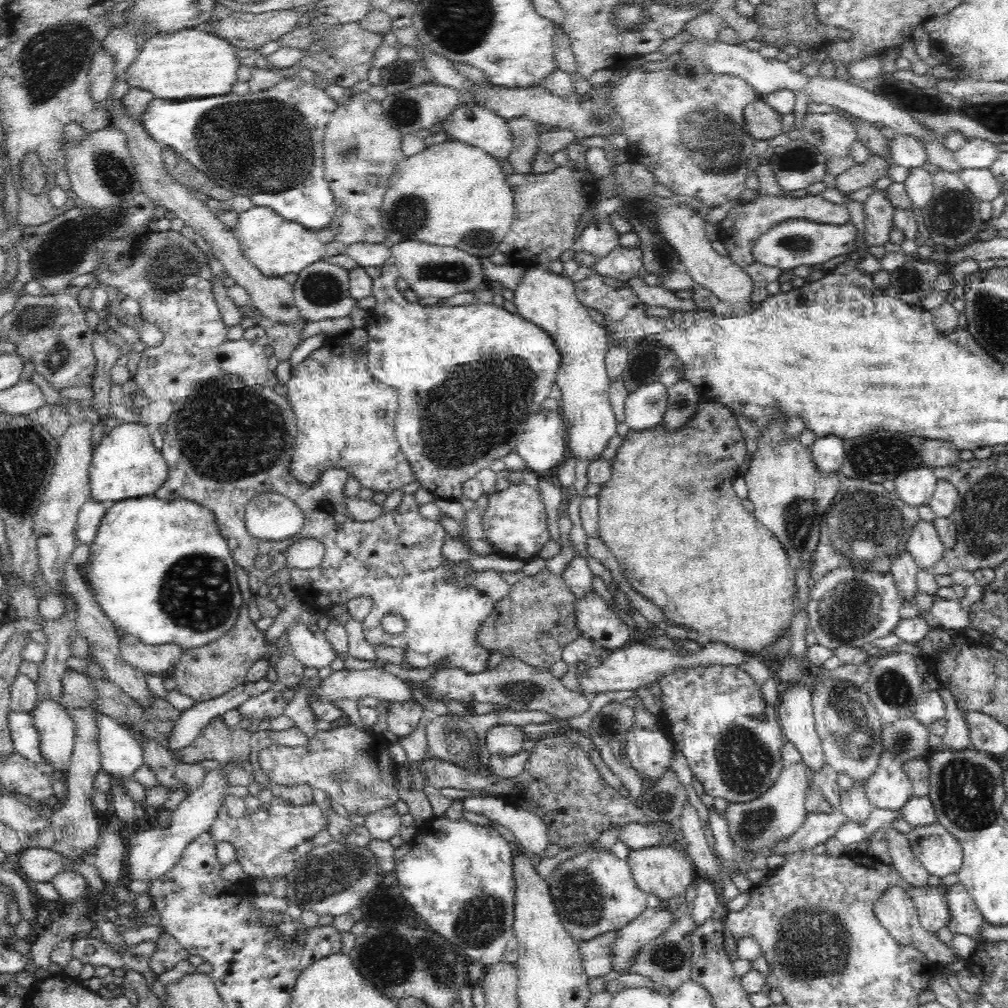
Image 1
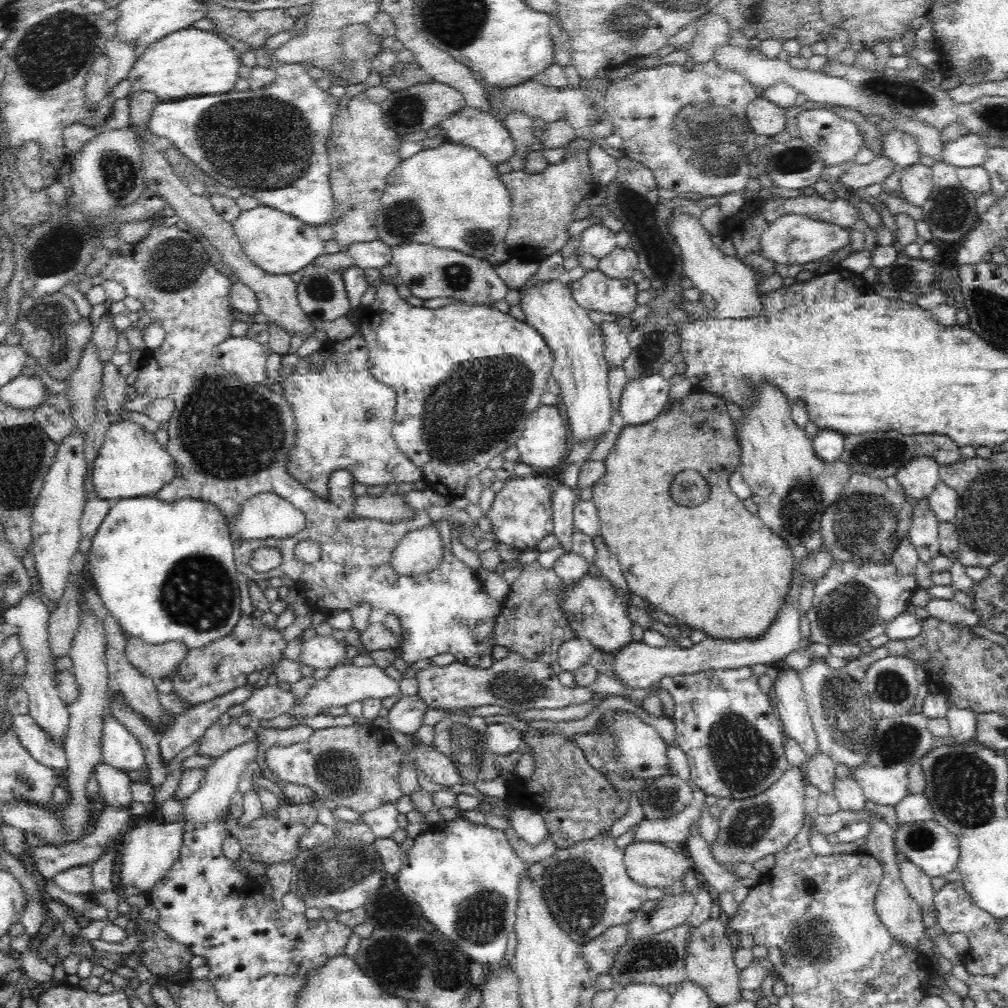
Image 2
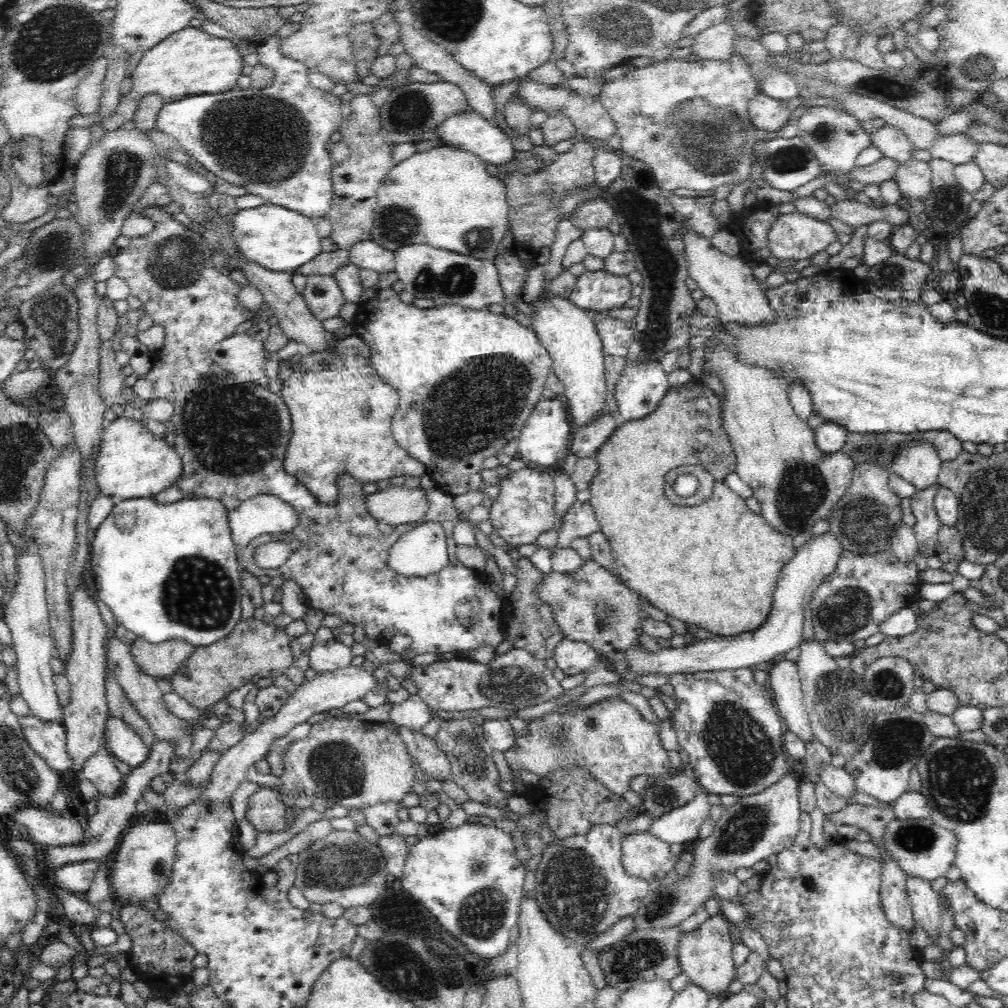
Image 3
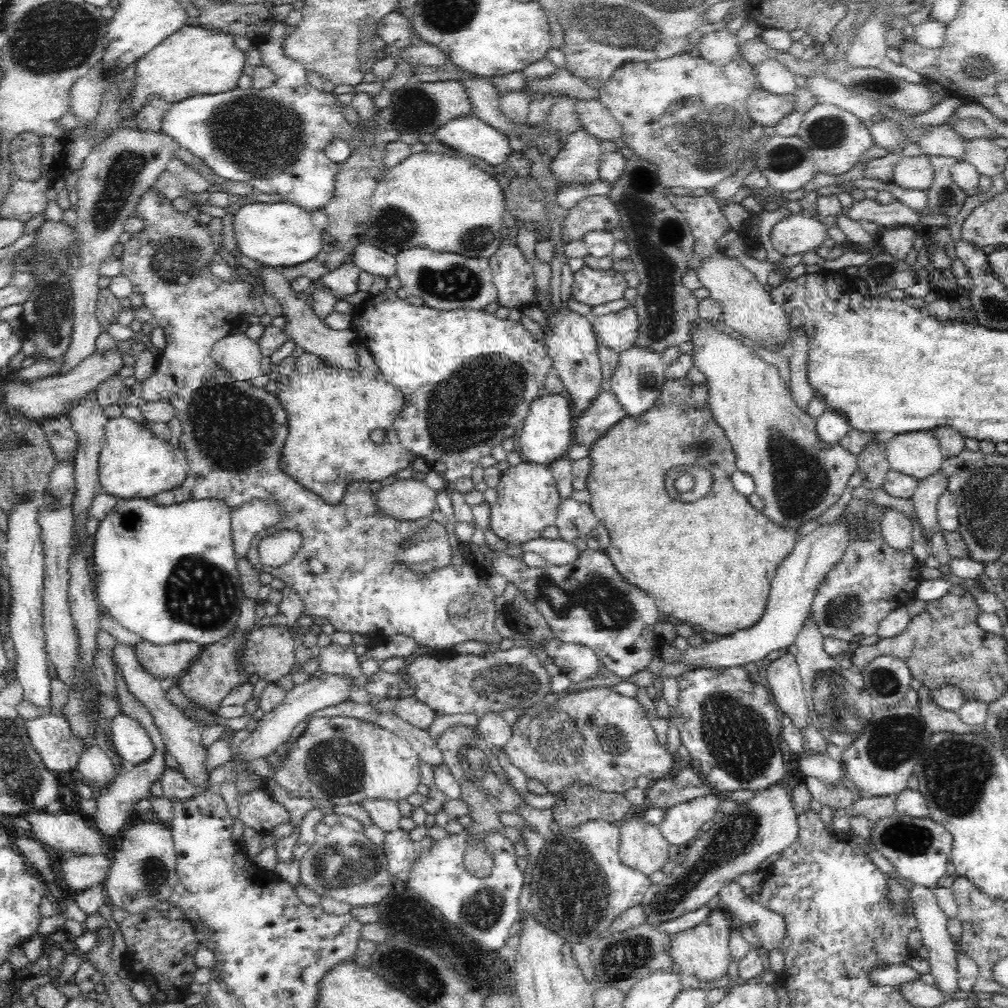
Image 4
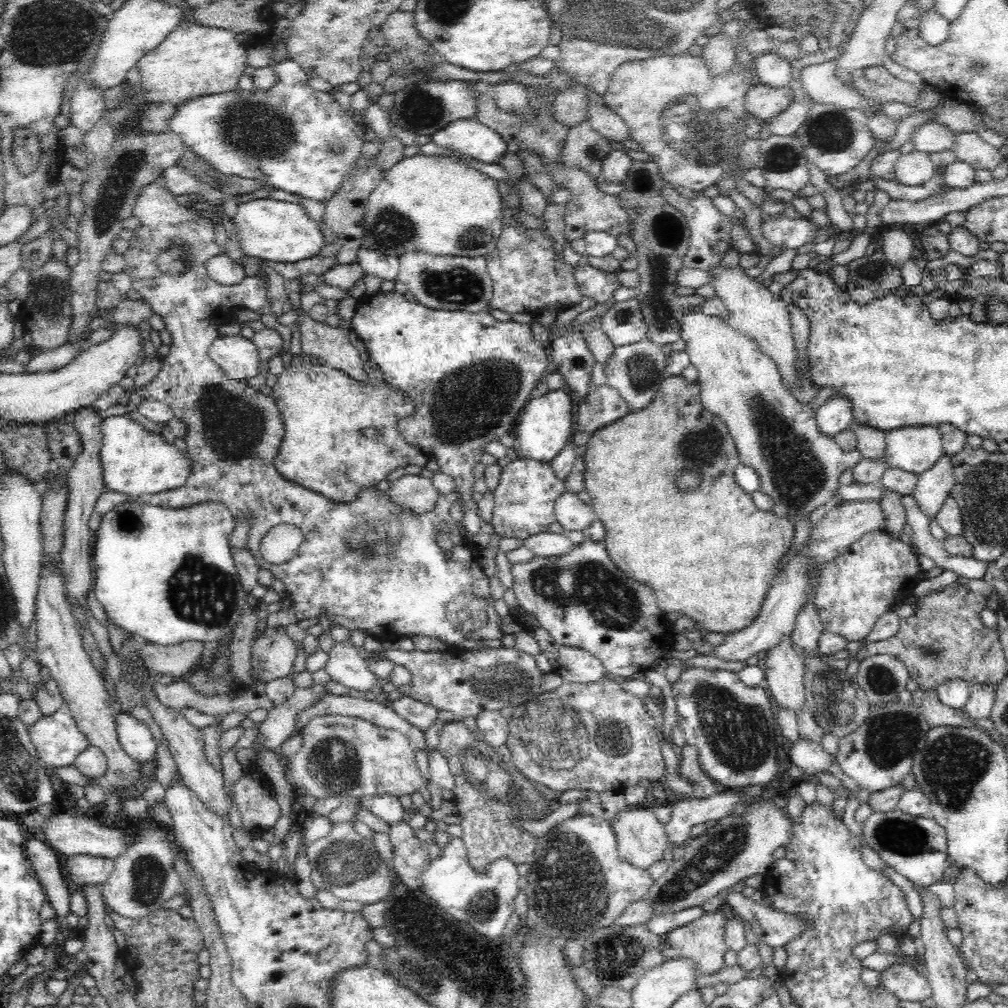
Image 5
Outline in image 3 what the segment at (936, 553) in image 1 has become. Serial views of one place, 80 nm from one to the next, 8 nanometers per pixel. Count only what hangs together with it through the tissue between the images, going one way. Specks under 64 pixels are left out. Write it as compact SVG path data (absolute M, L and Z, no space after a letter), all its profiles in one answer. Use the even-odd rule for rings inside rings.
M938 482L931 484L926 490L917 490L910 497L911 510L917 520L912 529L918 539L919 552L926 558L936 553L935 546L942 525L934 506L934 496L939 485Z

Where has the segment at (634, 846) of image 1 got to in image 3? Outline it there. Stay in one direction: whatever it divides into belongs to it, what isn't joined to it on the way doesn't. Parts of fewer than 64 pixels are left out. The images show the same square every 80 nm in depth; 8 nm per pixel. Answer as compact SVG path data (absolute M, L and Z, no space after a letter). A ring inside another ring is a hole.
M703 790L696 792L688 804L656 817L645 832L668 845L696 841L700 826L710 816L712 805L708 801L708 795Z

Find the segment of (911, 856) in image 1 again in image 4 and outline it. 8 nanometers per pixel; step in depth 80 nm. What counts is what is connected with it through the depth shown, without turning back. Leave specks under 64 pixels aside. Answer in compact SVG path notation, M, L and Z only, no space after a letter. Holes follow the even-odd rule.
M912 884L911 886L911 898L913 900L913 915L917 920L917 929L921 932L923 945L928 950L927 961L930 965L930 974L934 977L935 987L940 991L945 1002L952 999L952 994L958 992L958 970L956 969L956 945L954 941L950 939L946 924L948 924L948 917L942 908L936 903L936 897L932 888L918 886Z

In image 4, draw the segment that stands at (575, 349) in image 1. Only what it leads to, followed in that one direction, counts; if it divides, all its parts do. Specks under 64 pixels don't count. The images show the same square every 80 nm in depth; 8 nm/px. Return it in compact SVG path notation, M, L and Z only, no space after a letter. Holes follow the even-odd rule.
M568 308L558 310L556 316L552 316L548 322L552 330L550 332L546 330L546 336L542 342L546 344L551 360L554 360L555 374L562 378L563 388L570 392L568 396L574 404L574 408L571 408L571 415L574 418L580 418L603 389L601 387L602 365L600 365L595 332L591 321L574 311L570 312Z

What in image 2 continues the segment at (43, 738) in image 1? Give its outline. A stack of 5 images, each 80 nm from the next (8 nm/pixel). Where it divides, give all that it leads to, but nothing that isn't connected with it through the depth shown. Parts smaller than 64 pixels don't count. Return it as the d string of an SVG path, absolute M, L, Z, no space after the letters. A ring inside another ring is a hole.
M31 578L31 580L32 590L30 590L30 594L18 606L5 607L4 623L18 627L19 632L16 632L16 635L18 635L20 645L22 645L23 652L25 652L27 663L23 668L25 675L23 676L21 687L26 691L28 701L30 701L29 715L34 717L40 728L50 733L54 743L64 747L63 744L67 737L69 713L67 705L59 698L55 680L52 678L50 644L47 632L51 612L40 599L40 594L38 594L41 591L41 582L38 582L36 578Z

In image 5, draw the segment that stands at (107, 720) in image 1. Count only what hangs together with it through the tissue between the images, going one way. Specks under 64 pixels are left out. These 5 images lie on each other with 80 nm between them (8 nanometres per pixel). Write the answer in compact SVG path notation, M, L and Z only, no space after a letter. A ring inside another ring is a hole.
M128 713L116 714L117 742L121 750L132 758L133 762L152 761L156 754L157 742L152 730L146 723L137 720Z

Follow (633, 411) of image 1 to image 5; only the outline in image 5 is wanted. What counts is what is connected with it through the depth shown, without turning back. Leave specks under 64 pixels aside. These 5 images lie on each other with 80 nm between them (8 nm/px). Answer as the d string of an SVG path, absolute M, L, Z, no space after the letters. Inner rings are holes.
M648 339L613 348L604 370L606 383L620 392L628 412L642 410L655 398L663 379L666 360L667 356L662 353L661 346Z

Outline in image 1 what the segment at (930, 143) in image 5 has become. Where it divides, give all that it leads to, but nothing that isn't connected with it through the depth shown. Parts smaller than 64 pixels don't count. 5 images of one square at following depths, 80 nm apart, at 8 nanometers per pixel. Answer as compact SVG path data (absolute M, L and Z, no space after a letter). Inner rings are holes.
M974 138L974 140L968 139L960 150L952 152L956 163L962 169L978 170L992 166L994 160L998 158L998 154L1000 154L998 146L978 138Z

